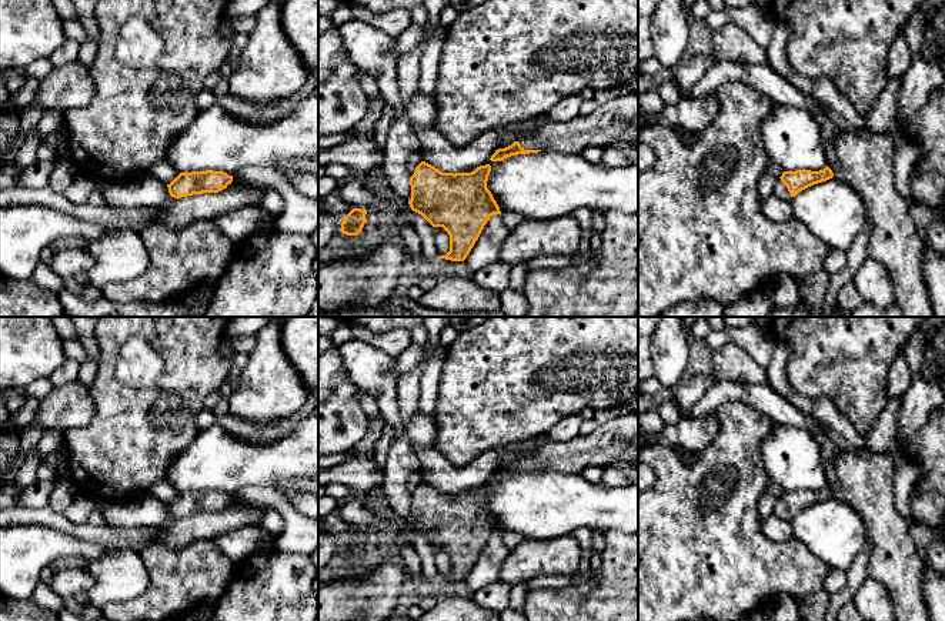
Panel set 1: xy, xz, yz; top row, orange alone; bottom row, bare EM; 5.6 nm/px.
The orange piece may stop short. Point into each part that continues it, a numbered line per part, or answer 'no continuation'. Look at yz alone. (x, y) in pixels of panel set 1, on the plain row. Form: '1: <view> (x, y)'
1: yz (780, 508)

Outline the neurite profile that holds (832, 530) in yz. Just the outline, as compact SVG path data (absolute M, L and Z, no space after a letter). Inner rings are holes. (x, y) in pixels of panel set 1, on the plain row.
M835 497L799 511L789 522L795 540L828 568L848 570L866 540L859 514L849 503Z

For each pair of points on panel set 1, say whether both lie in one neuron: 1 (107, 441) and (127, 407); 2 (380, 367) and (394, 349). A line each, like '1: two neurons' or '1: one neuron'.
1: one neuron
2: two neurons

